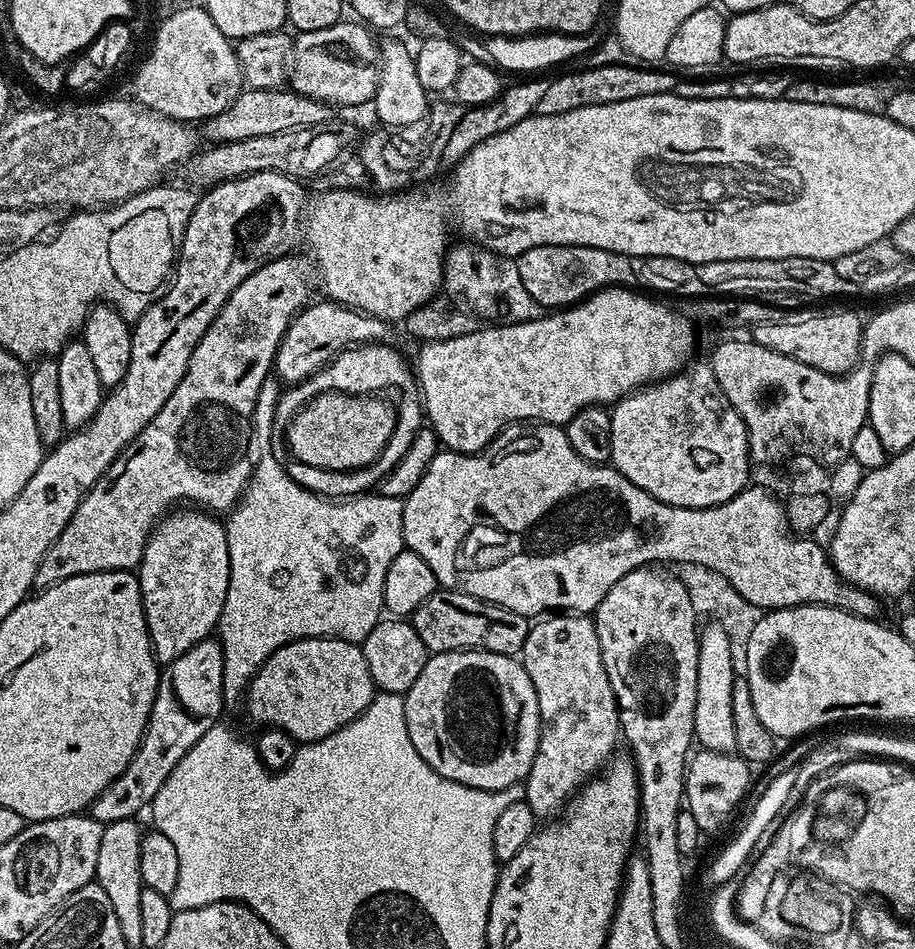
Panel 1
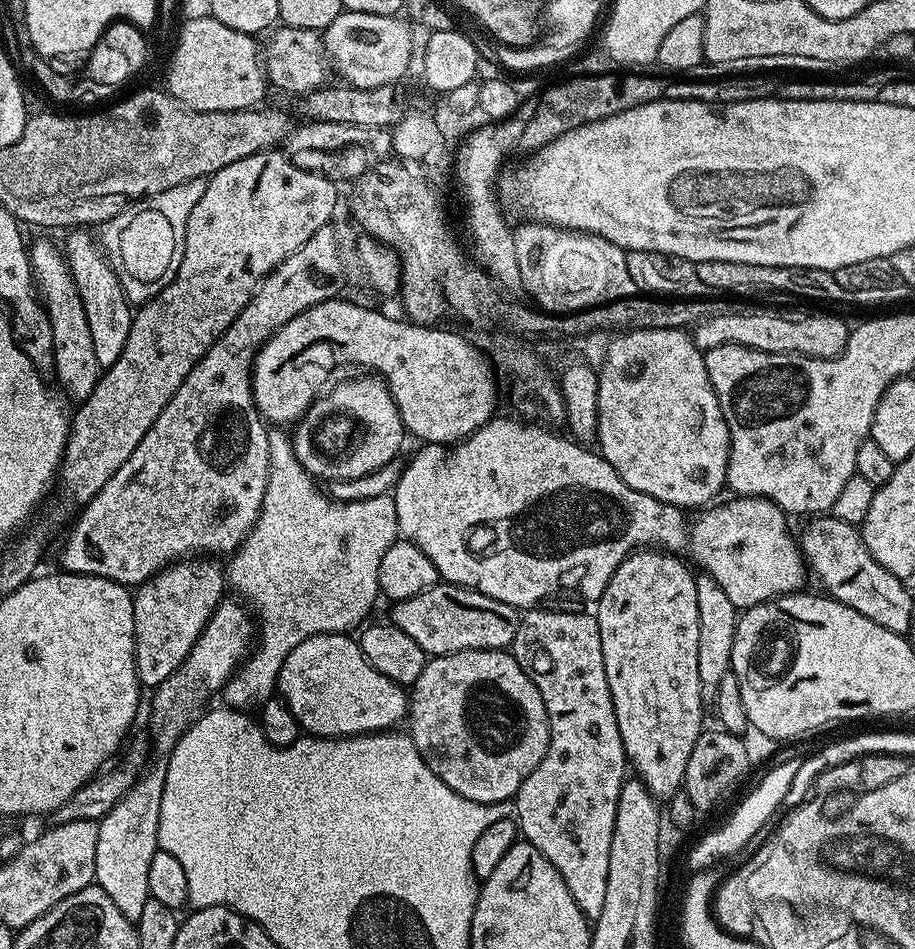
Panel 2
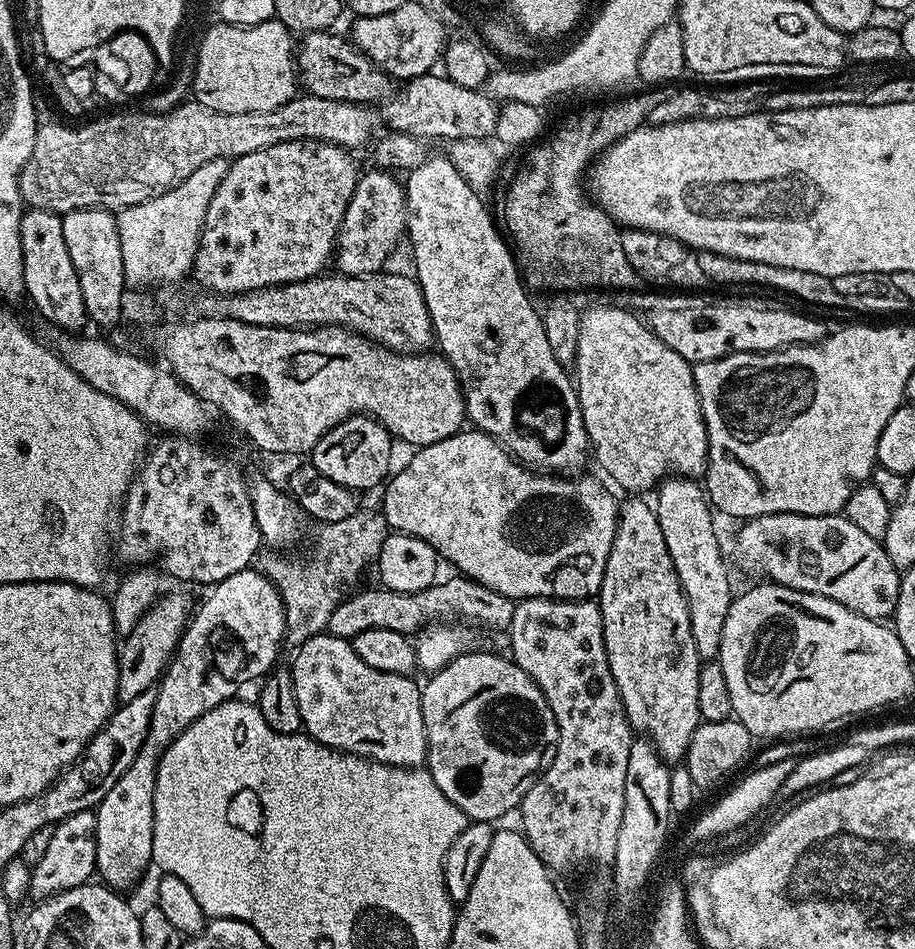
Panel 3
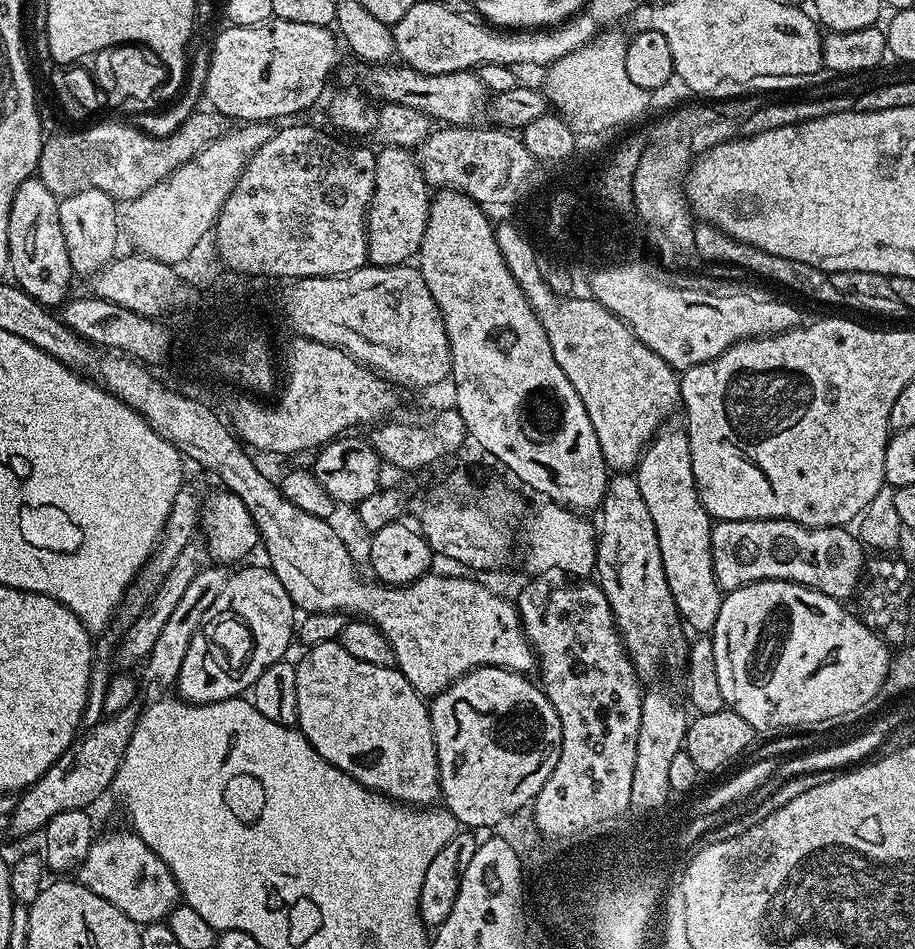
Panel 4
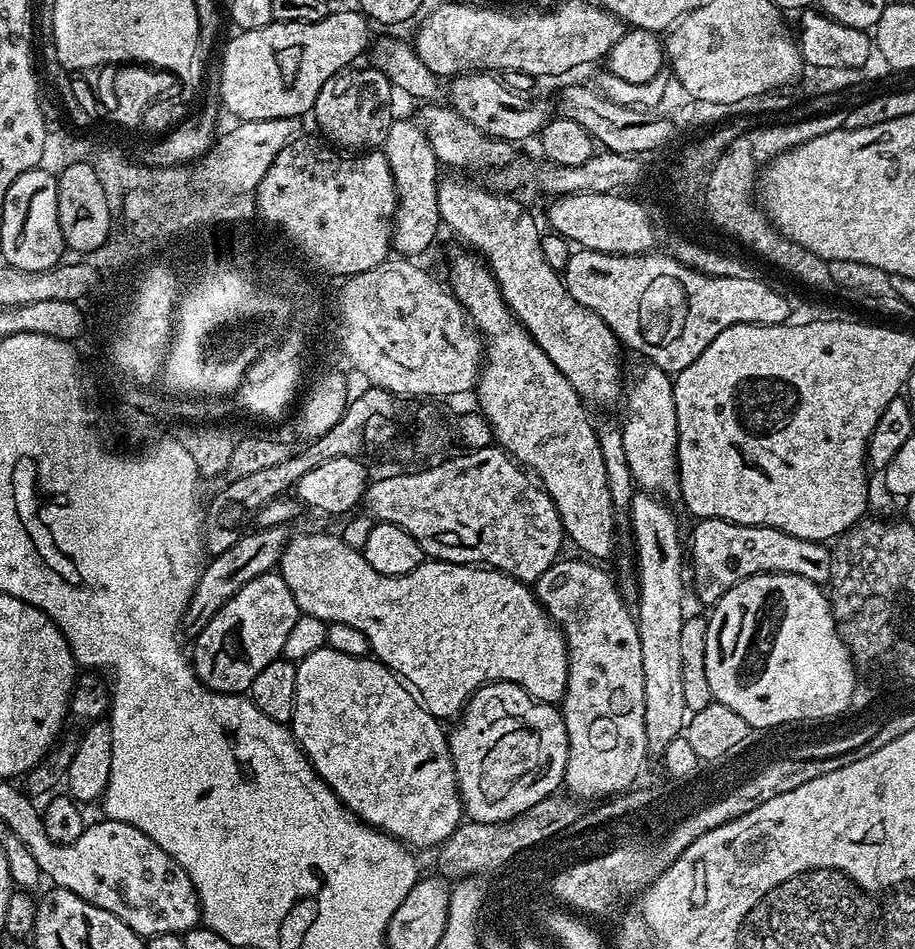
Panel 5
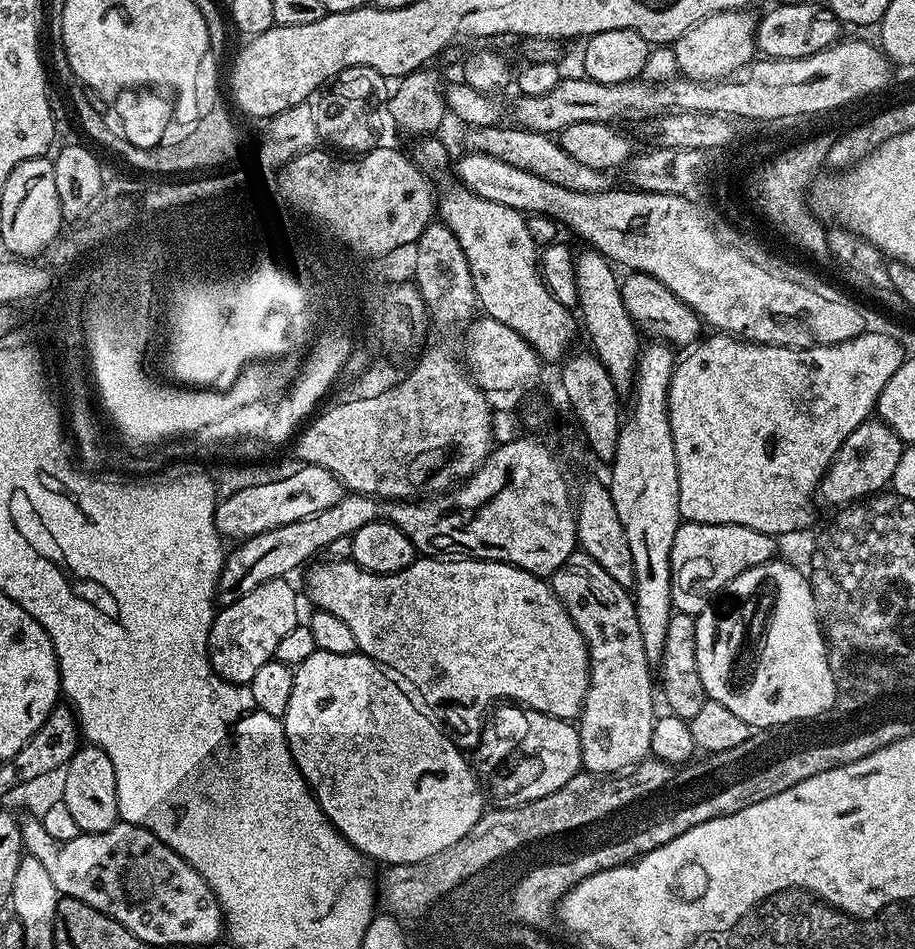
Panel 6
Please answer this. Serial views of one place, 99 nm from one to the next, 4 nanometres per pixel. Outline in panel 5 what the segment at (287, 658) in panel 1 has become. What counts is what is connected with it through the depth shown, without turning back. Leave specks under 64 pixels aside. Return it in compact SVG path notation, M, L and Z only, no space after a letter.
M322 647L314 650L310 658L299 661L296 664L296 697L294 698L294 714L292 715L291 730L300 748L307 754L308 761L314 766L314 770L334 790L334 794L347 808L360 820L388 836L394 836L401 844L411 846L413 849L432 848L444 843L454 834L454 830L462 823L462 805L460 802L460 788L456 784L456 771L452 765L452 755L448 749L448 737L441 721L428 713L428 709L409 689L405 681L401 680L395 672L391 672L387 666L375 658L368 656L351 656L350 654L338 654L338 650L330 647Z

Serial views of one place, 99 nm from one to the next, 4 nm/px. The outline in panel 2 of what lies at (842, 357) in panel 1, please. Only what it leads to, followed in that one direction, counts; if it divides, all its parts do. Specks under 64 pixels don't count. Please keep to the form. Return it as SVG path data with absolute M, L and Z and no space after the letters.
M733 312L706 317L695 325L691 333L692 341L697 348L707 350L714 346L746 346L759 352L770 354L798 354L799 356L813 356L829 360L844 349L848 341L849 325L844 325L840 316L831 316L828 312L816 312L813 316L797 314L790 321L785 314L779 312Z

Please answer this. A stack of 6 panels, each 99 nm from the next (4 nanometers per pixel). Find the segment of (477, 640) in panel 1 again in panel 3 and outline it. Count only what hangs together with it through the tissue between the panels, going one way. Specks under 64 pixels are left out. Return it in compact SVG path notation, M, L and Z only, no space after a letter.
M456 574L453 577L453 580L441 579L421 592L392 592L383 586L361 587L341 600L334 614L330 614L327 635L340 636L343 640L351 641L353 636L362 634L362 630L375 628L416 634L429 622L444 622L449 618L467 622L472 626L481 624L484 628L507 629L511 625L516 609L513 600L482 586L476 580L469 580L466 576Z

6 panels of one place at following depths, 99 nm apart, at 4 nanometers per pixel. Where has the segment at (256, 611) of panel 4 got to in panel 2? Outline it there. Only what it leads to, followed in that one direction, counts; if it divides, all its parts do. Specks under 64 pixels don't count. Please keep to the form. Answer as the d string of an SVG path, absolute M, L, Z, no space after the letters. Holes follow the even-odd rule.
M221 599L220 605L212 611L212 616L206 622L206 626L202 630L198 642L194 642L194 646L190 650L188 657L182 662L182 666L178 666L178 670L174 670L174 674L170 674L170 678L166 678L166 682L159 684L151 693L153 744L151 744L151 747L154 749L154 752L154 747L156 747L156 752L161 758L167 757L171 753L172 747L184 737L184 731L205 711L206 705L204 703L211 698L212 692L219 693L226 681L236 673L236 669L248 659L250 653L253 651L253 617L243 603L237 602L235 599L232 599L233 601L228 599ZM167 763L145 767L134 786L98 821L98 854L95 887L100 888L122 910L127 920L142 918L142 910L150 898L150 858L158 851L158 822L162 814L162 794Z

